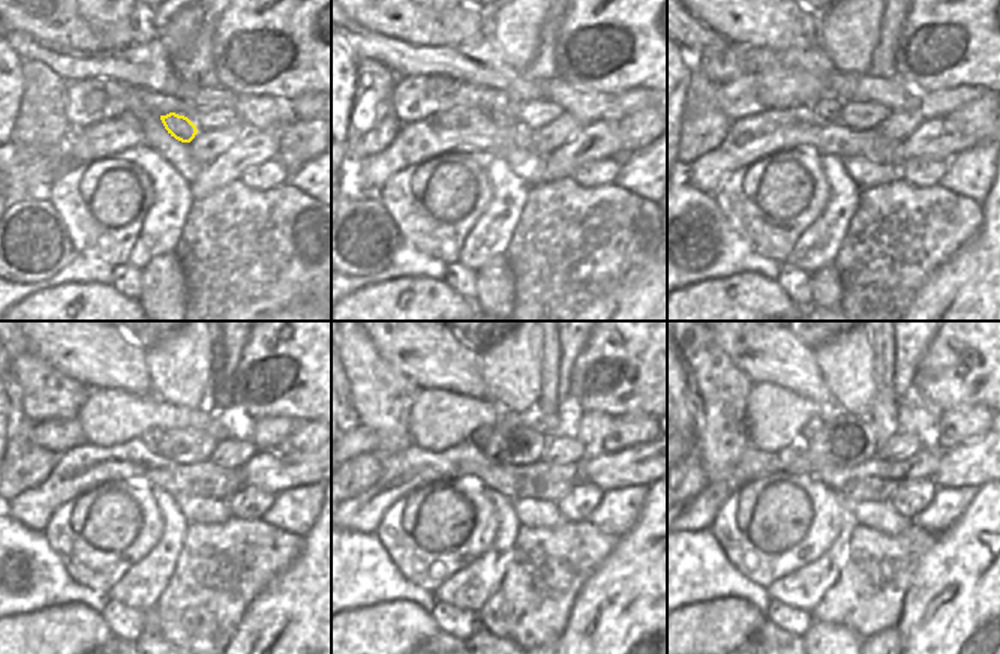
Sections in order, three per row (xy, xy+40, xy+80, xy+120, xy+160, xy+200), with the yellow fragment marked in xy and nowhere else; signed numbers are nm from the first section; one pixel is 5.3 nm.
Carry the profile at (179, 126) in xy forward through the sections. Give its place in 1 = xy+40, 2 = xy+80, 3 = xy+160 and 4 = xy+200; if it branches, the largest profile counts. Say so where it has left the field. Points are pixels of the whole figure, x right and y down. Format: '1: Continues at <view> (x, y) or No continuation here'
1: Continues at xy+40 (502, 117)
2: Continues at xy+80 (829, 108)
3: Continues at xy+160 (482, 435)
4: Continues at xy+200 (811, 428)

